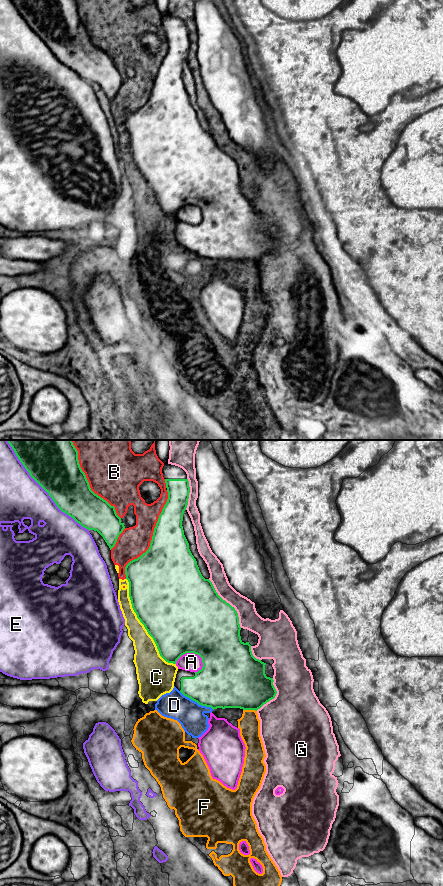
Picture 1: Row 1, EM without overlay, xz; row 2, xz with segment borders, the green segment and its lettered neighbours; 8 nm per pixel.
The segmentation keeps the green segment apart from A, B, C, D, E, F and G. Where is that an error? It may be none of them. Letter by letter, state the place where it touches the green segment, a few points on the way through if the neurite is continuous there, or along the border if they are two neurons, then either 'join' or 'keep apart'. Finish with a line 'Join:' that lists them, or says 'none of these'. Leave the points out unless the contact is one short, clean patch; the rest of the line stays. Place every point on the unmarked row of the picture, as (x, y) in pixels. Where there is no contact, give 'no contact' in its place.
A: xz (192, 204) | join
B: xz (152, 89) | keep apart
C: xz (142, 175) | keep apart
D: xz (196, 253) | along xz (179, 243), (199, 256), (210, 258), (213, 261) | keep apart
E: xz (47, 44) | keep apart
F: xz (250, 261) | along xz (243, 261), (254, 261), (256, 263) | keep apart
G: xz (228, 155) | keep apart
Join: A

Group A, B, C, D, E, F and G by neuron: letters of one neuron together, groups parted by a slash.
A / B C D F / E / G

